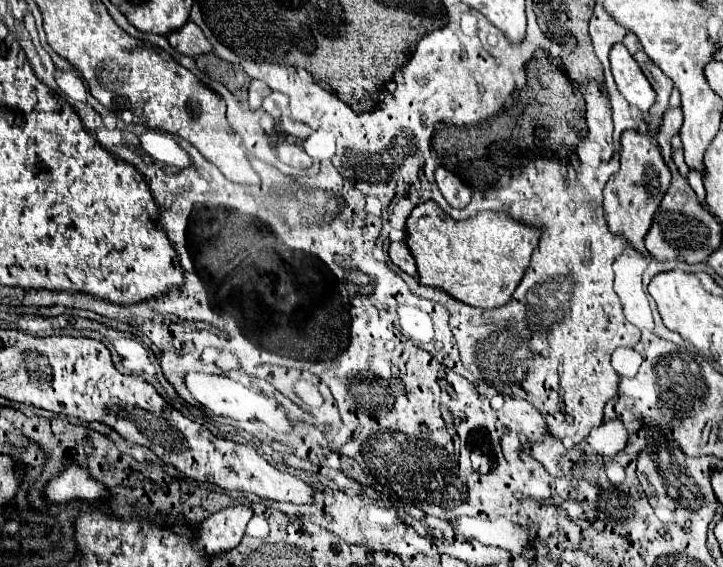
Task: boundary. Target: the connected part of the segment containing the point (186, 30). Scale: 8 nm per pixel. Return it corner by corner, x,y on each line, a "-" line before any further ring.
187,21
187,25
183,25
183,29
169,33
167,39
175,51
179,51
181,55
187,55
187,57
195,57
195,55
203,55
203,53
213,51
213,47
205,39
203,31
191,21

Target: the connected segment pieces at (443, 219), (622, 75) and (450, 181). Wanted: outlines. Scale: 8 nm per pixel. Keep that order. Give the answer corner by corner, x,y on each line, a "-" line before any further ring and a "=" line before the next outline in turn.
433,201
417,205
409,213
405,229
407,229
405,243
411,255
415,257
419,283
437,287
447,295
451,295
453,299
479,309
495,309
511,299
515,287
523,277
525,267
529,265
533,247
539,241
539,229
529,229
529,225
511,221
511,217
507,217
505,213
479,213
479,217
471,217
467,221
453,221
=
623,43
611,49
611,69
617,89
629,105
637,107
641,113
647,113
655,103
655,91
=
439,167
435,171
435,181
437,181
437,187
439,191
443,193
445,201
455,207
455,209
463,209
469,205
471,201
471,191
467,185
463,185
451,171

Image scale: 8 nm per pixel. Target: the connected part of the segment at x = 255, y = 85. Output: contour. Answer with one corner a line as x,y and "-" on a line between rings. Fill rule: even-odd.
251,81
249,85
249,107
255,111
261,107
261,101
271,93
271,89
263,81

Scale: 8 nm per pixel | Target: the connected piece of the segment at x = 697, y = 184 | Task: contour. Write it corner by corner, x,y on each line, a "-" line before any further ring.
690,170
686,178
692,189
695,191
698,200
705,207
706,190
703,185
702,176
698,171

